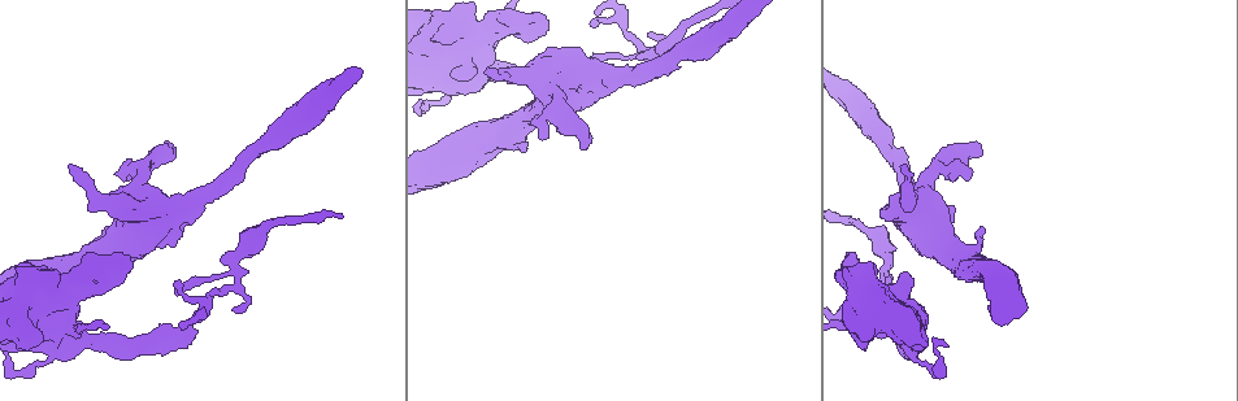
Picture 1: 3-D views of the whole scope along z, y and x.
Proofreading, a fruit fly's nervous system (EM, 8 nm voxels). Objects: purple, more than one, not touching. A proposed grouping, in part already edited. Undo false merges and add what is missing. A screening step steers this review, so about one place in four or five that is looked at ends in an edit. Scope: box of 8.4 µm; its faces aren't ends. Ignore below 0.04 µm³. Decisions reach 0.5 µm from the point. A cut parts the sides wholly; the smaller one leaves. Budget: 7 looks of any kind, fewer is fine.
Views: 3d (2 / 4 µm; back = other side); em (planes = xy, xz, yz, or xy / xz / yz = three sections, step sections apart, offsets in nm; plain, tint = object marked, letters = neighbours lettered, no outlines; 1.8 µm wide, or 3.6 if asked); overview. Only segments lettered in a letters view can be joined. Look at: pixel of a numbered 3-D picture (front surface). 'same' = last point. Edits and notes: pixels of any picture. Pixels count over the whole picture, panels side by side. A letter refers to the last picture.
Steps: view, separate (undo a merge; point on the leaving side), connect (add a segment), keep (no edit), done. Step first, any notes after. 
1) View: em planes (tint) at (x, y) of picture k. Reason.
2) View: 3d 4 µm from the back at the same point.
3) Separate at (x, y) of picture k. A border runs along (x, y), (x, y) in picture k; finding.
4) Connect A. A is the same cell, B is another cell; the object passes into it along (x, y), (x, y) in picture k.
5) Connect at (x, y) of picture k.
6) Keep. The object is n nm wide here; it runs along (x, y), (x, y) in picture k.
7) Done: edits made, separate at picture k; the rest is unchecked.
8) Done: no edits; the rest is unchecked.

View: em planes (letters) at (905, 166) of picture 1. Free end.

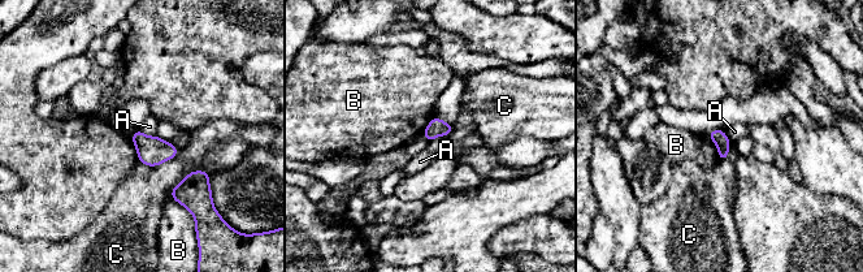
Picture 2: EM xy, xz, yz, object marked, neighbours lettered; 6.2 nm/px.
Keep. A, B and C are other cells; a border runs along (446, 136), (438, 136), (429, 142) in picture 2; none of them fits.

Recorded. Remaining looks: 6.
View: em planes (letters) at (495, 44) of picture 1. A narrow waist.

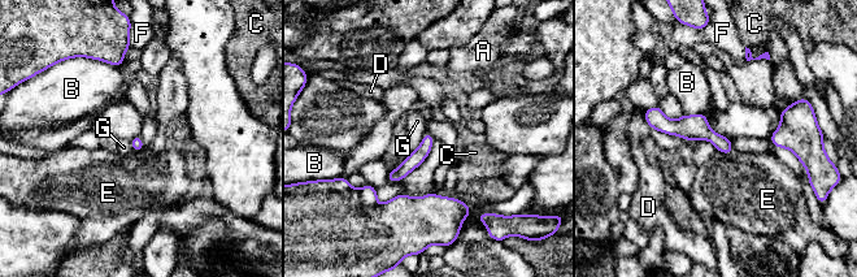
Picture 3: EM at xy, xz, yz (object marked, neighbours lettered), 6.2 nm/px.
Separate at (368, 197) of picture 3. The object is 80 nm wide here; A, B, C, D, E, F and G are other cells; a border runs along (375, 204), (368, 208) in picture 3; a second cell is stuck on.

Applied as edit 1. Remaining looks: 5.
View: overview.

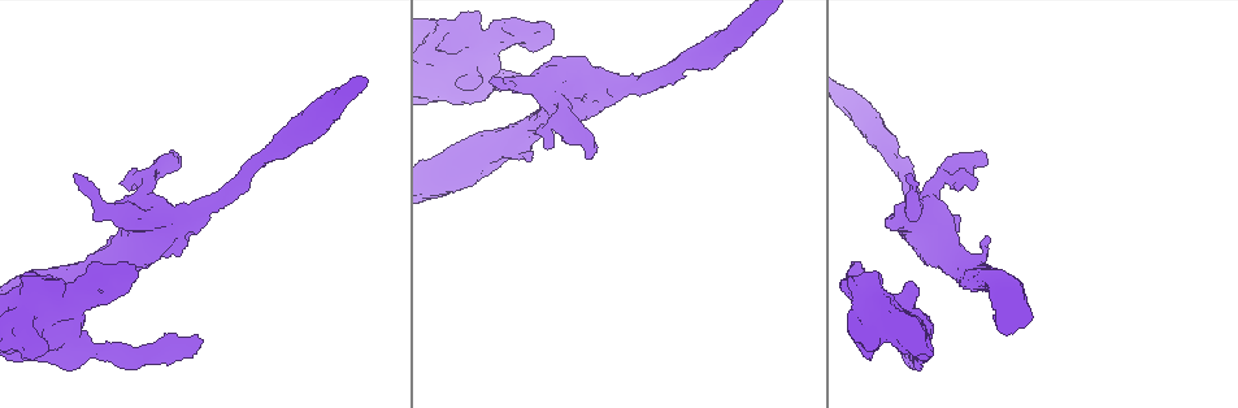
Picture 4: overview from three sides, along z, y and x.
View: 3d 4 µm at (587, 157) of picture 4. Free end.

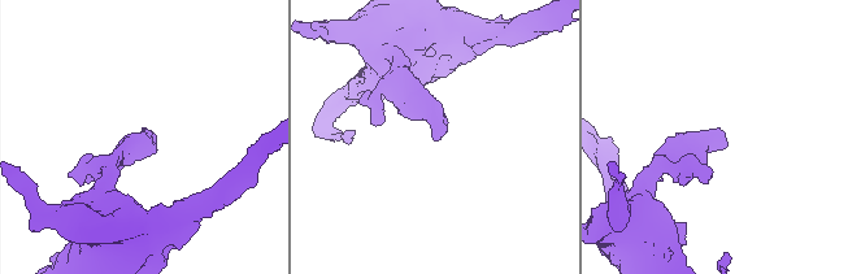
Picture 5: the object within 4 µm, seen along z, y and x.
View: em planes (plain) at (437, 139) of picture 5.

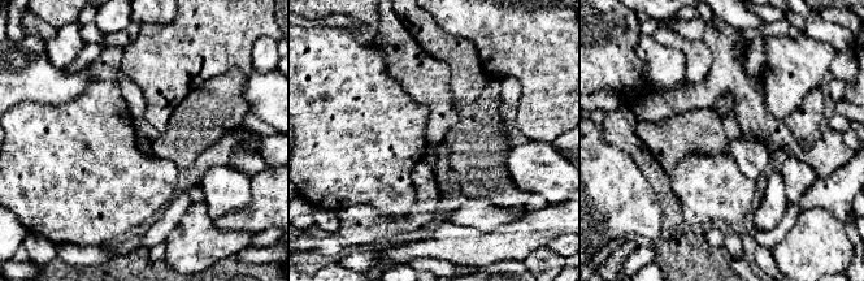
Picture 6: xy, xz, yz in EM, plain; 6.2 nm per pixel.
View: em planes (letters) at the same point.

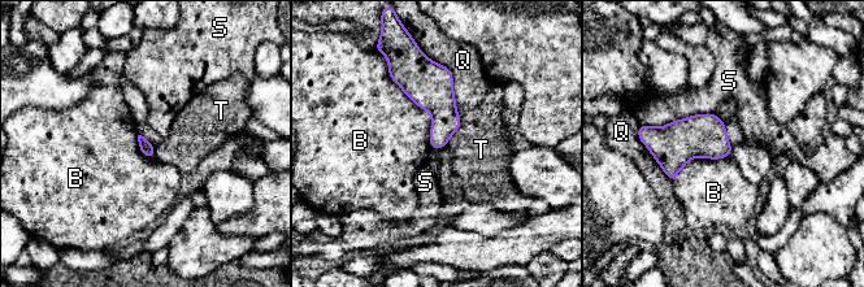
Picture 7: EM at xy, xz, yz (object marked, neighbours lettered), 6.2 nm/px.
Keep. B, Q, S and T are other cells; a border runs along (387, 70), (430, 114), (432, 148) in picture 7; none of them fits.

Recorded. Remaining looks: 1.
Done: edits made, separate at picture 3; the rest is unchecked.

